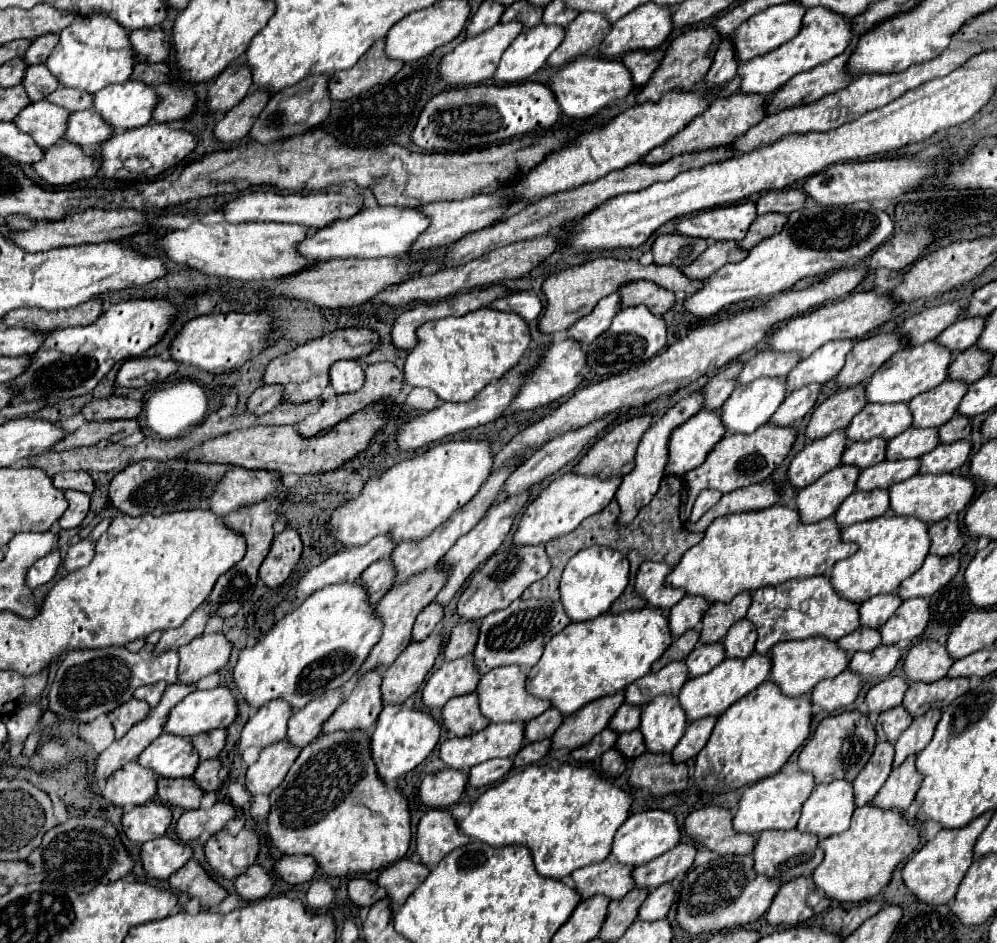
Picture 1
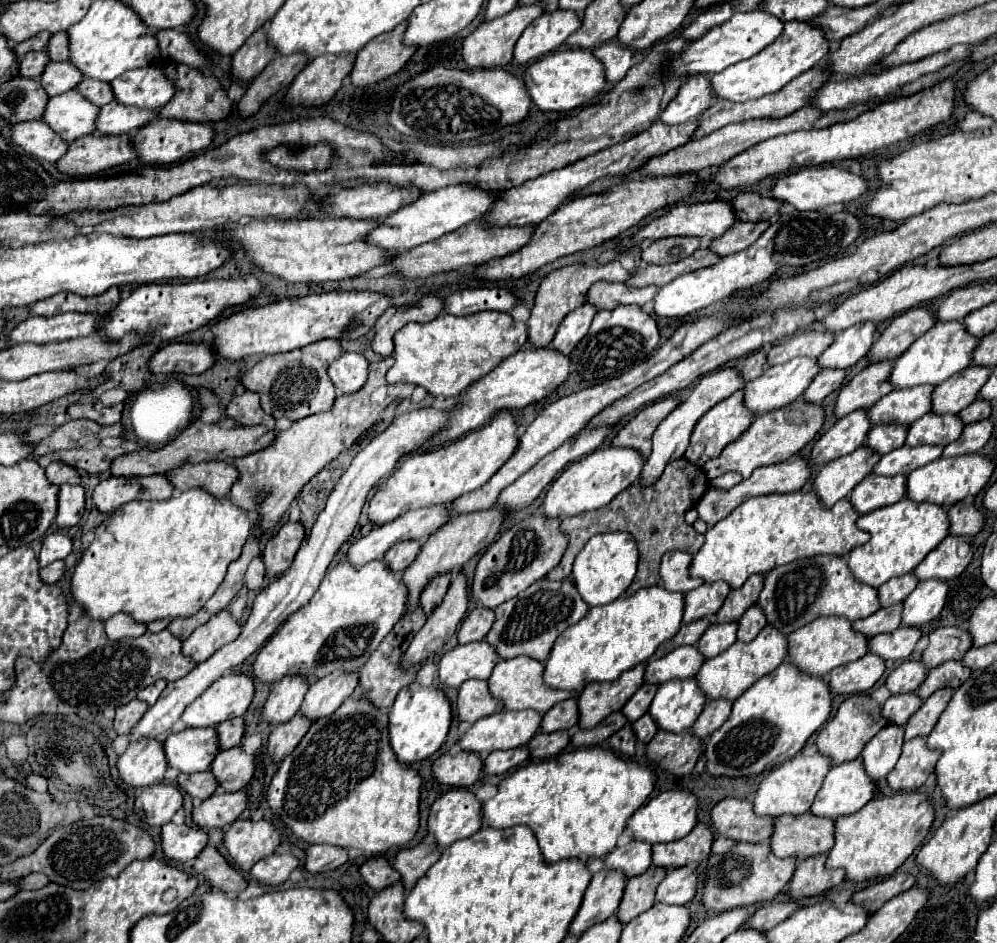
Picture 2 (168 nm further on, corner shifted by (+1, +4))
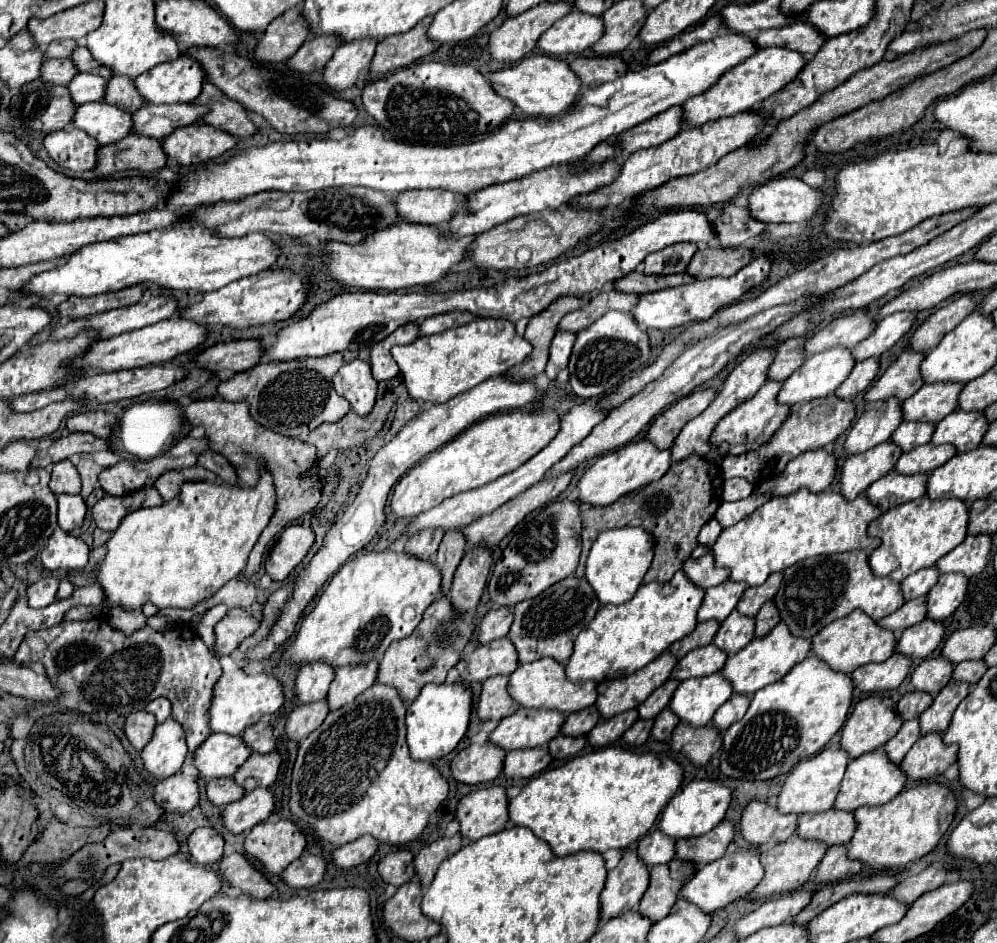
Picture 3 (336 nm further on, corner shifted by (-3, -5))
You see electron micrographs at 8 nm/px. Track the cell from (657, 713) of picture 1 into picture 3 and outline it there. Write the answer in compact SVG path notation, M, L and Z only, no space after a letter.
M712 673L706 677L692 677L678 685L670 709L690 725L708 725L720 705L724 705L732 695L732 685L722 673Z

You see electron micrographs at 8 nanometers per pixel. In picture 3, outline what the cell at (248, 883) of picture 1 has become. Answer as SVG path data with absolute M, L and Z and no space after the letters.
M306 855L290 863L282 879L294 889L304 889L318 885L324 877L324 871L326 871L326 859L322 855Z

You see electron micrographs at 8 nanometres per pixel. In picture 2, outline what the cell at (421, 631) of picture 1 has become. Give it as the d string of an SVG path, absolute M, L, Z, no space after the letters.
M438 576L436 580L432 580L432 584L428 584L428 588L424 588L424 592L420 596L420 608L426 614L426 618L434 612L436 606L442 604L442 600L448 592L450 580L452 580L452 576Z

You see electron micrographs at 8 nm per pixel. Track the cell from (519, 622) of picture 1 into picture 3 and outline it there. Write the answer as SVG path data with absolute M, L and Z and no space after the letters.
M566 577L556 585L548 587L534 599L522 601L514 607L516 619L508 637L512 637L518 653L520 663L530 663L542 657L554 657L560 663L566 663L574 651L574 641L578 633L594 619L596 611L600 609L600 601L584 577Z

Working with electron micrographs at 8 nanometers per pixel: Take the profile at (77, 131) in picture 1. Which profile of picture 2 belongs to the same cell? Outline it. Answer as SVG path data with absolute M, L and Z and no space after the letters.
M106 104L100 108L96 116L96 132L104 136L120 136L134 132L140 124L148 124L148 120L154 120L154 112L136 112L136 108L124 108L120 104Z

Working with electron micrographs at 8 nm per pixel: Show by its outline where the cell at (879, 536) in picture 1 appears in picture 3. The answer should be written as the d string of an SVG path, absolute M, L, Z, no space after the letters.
M928 495L912 499L884 511L868 527L872 537L880 537L882 545L870 553L870 565L876 577L904 581L908 575L932 567L940 557L950 553L966 539L968 505L962 499L930 499Z

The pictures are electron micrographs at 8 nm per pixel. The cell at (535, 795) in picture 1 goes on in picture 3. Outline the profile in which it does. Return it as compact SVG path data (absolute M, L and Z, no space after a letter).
M612 745L542 771L510 801L510 821L532 829L558 857L576 851L626 849L652 829L662 809L678 793L682 779L684 767L668 755L636 753Z

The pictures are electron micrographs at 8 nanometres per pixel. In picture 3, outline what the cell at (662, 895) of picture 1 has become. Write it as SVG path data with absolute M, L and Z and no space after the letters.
M742 849L742 851L736 851L736 853L726 853L718 861L712 861L708 865L700 867L696 871L696 875L682 887L680 899L692 901L694 905L698 905L706 913L712 913L712 911L722 909L722 907L726 907L734 901L744 899L762 881L762 877L764 877L764 867L760 863L758 853L752 853L750 849Z

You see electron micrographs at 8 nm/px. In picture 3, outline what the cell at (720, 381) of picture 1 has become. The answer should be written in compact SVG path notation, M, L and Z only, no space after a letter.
M804 335L804 337L786 339L782 345L778 345L776 359L774 359L772 367L770 367L768 379L774 379L774 381L788 379L806 361L806 355L804 355L806 341L808 341L808 337Z

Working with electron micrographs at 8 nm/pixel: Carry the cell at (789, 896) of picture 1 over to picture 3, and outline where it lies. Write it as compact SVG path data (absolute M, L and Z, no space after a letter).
M834 845L826 851L824 859L818 865L816 871L816 879L824 881L824 883L832 883L832 881L842 881L848 879L852 875L858 875L862 869L862 861L856 859L848 859L848 849L844 845Z

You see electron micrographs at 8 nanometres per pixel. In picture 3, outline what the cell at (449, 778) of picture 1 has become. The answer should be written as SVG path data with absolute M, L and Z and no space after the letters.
M472 743L452 761L452 775L468 785L496 779L504 767L506 751L492 743Z

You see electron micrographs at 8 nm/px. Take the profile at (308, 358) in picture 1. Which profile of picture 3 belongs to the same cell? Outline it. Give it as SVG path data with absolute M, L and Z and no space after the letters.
M342 353L328 357L306 357L292 361L262 361L250 371L234 373L218 385L218 395L226 401L246 401L256 423L288 437L304 437L322 423L336 423L348 411L350 403L332 389L332 375L342 365Z

